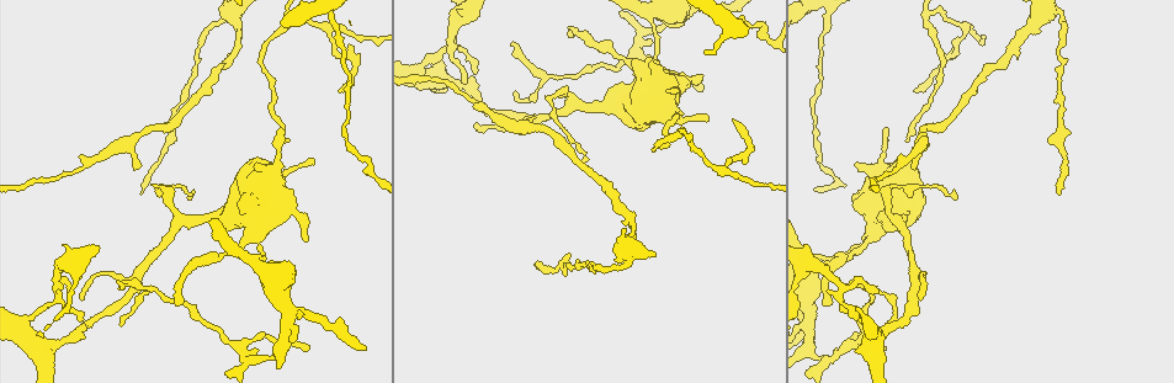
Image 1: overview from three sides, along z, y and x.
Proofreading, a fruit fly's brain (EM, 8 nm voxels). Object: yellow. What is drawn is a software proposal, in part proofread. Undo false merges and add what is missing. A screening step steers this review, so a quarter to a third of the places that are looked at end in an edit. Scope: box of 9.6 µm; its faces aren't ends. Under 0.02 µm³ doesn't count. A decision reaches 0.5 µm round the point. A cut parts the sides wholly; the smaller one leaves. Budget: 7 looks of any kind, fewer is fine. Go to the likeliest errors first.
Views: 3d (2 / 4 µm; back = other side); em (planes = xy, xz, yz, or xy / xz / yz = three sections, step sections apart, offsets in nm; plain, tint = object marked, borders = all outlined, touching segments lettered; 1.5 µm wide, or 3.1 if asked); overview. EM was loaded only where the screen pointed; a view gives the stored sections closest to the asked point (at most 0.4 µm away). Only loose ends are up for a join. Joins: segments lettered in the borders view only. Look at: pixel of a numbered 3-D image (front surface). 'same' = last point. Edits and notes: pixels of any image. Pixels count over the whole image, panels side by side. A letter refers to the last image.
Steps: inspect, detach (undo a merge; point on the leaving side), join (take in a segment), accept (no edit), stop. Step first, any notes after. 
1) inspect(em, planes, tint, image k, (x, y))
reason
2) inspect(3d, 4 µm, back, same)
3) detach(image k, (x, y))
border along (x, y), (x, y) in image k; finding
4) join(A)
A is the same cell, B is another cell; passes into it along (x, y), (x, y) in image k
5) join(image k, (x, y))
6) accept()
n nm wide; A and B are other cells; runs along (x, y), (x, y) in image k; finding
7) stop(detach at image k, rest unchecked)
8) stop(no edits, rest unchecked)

inspect(3d, 2 µm, image 1, (465, 84))
branch stops here

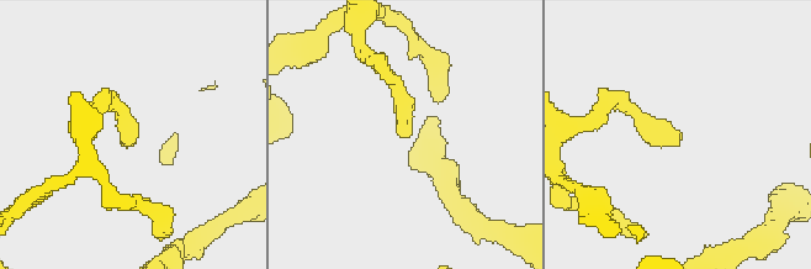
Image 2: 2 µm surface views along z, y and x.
inspect(em, planes, borders, image 2, (122, 129))
shape alone is not enough

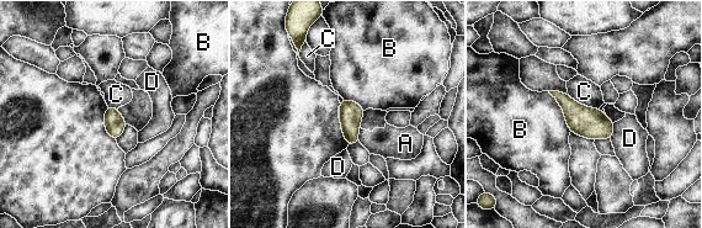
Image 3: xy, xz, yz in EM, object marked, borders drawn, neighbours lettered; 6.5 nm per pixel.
accept()
130 nm wide; A, B, C and D are other cells; border along (567, 93), (580, 104), (599, 109) in image 3; none of them fits

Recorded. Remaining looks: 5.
inspect(em, planes, borders, image 1, (333, 15))
thick turns thin

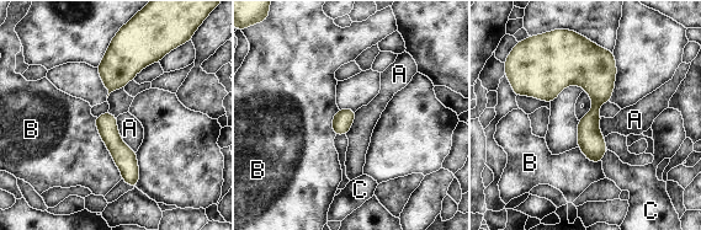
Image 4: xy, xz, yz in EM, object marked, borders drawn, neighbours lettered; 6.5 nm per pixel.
accept()
130 nm wide; A, B and C are other cells; border along (116, 117), (121, 139), (136, 151) in image 4; all the same neuron

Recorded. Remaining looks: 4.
inspect(em, planes, tint, image 1, (220, 256))
thin neck

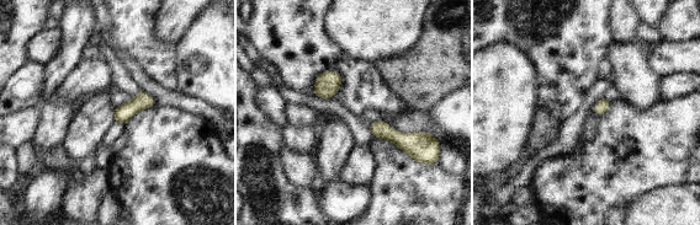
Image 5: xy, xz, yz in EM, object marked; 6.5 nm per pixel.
inspect(em, planes, borders, same)
see the neighbours

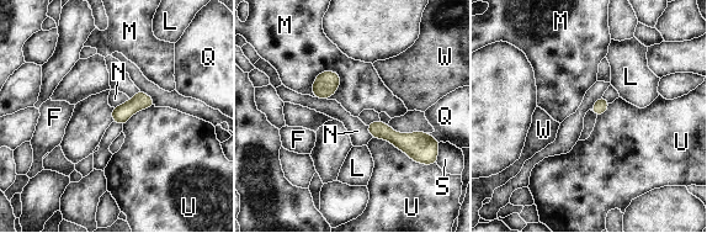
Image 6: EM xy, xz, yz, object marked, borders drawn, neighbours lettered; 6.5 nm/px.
accept()
20 nm wide; F, L, M, N, Q, S, U and W are other cells; border along (131, 99), (113, 107) in image 6; all the same neuron

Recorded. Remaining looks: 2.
stop(no edits, rest unchecked)

